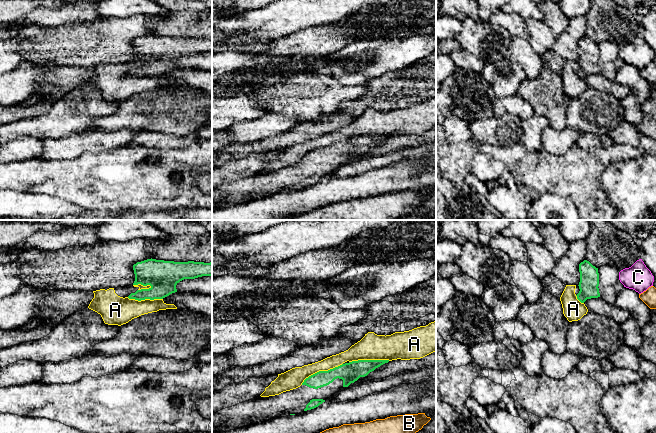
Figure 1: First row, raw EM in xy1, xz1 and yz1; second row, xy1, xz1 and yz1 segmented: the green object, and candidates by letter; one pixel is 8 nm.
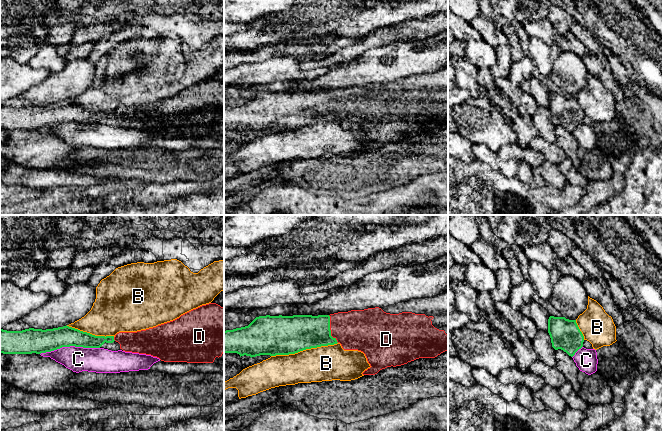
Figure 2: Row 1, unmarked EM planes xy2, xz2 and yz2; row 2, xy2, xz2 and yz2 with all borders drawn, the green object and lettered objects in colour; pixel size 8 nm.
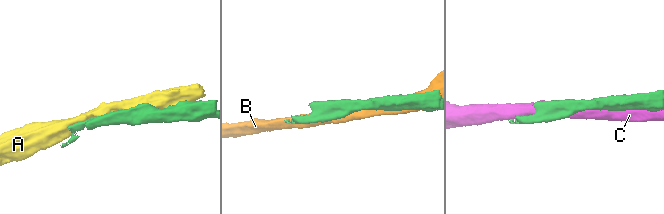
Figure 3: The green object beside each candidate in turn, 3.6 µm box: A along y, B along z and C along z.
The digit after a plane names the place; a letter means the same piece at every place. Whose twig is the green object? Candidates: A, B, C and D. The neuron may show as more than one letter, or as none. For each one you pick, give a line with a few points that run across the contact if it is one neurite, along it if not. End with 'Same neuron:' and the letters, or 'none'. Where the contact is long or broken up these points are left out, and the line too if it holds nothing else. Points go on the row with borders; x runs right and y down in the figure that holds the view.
D: line xz2 (298, 332), (329, 329), (360, 330)
Same neuron: D

